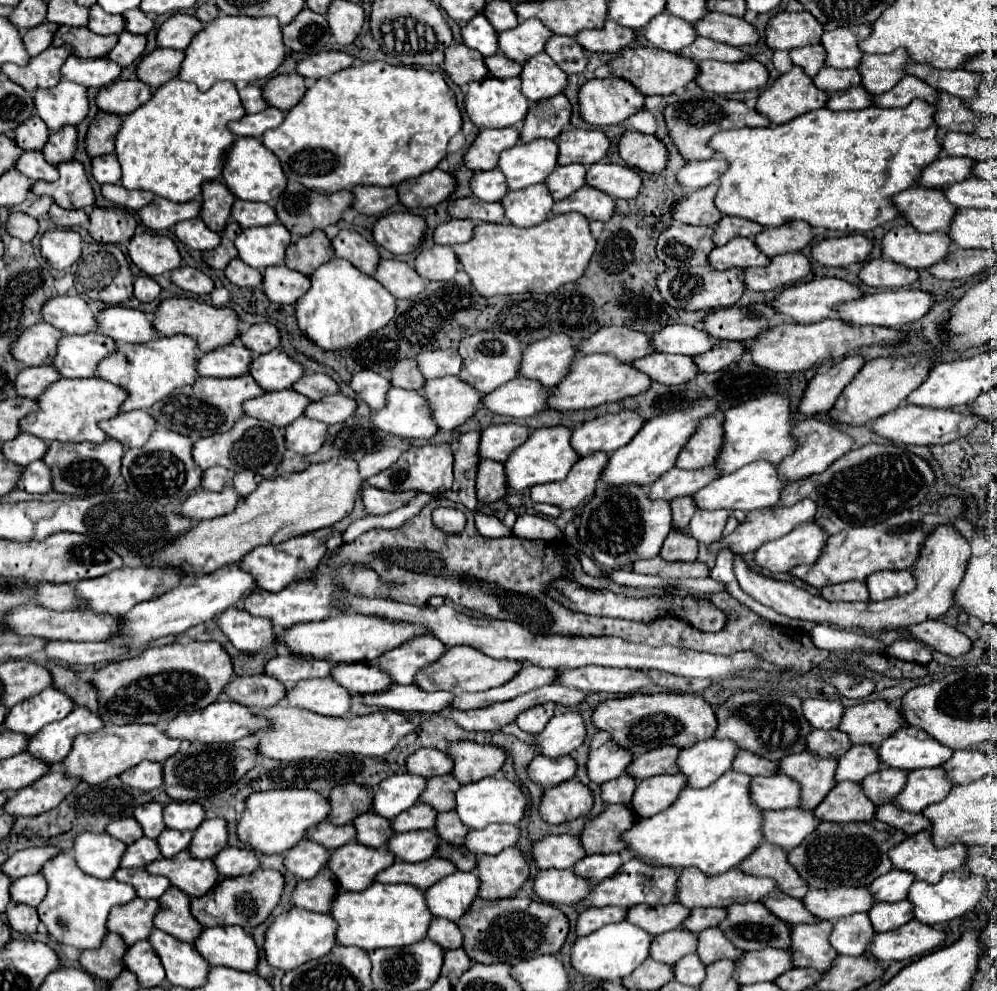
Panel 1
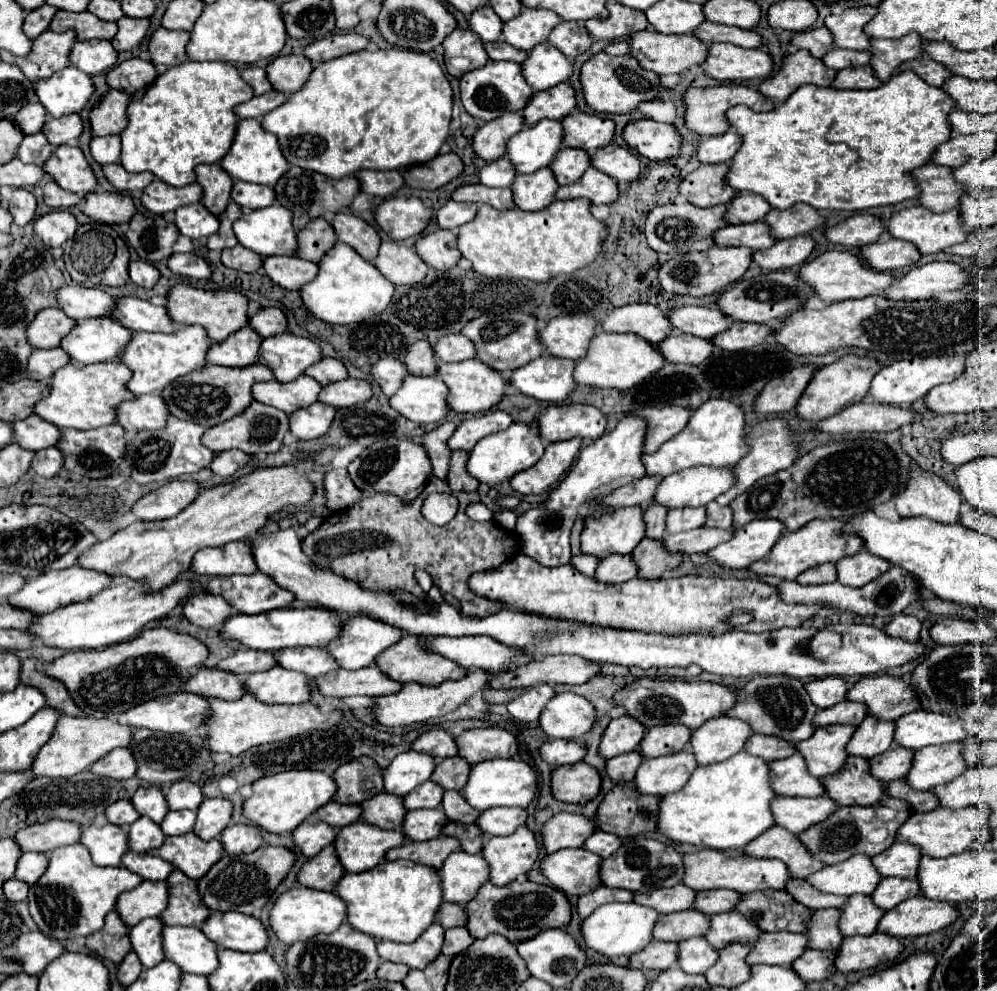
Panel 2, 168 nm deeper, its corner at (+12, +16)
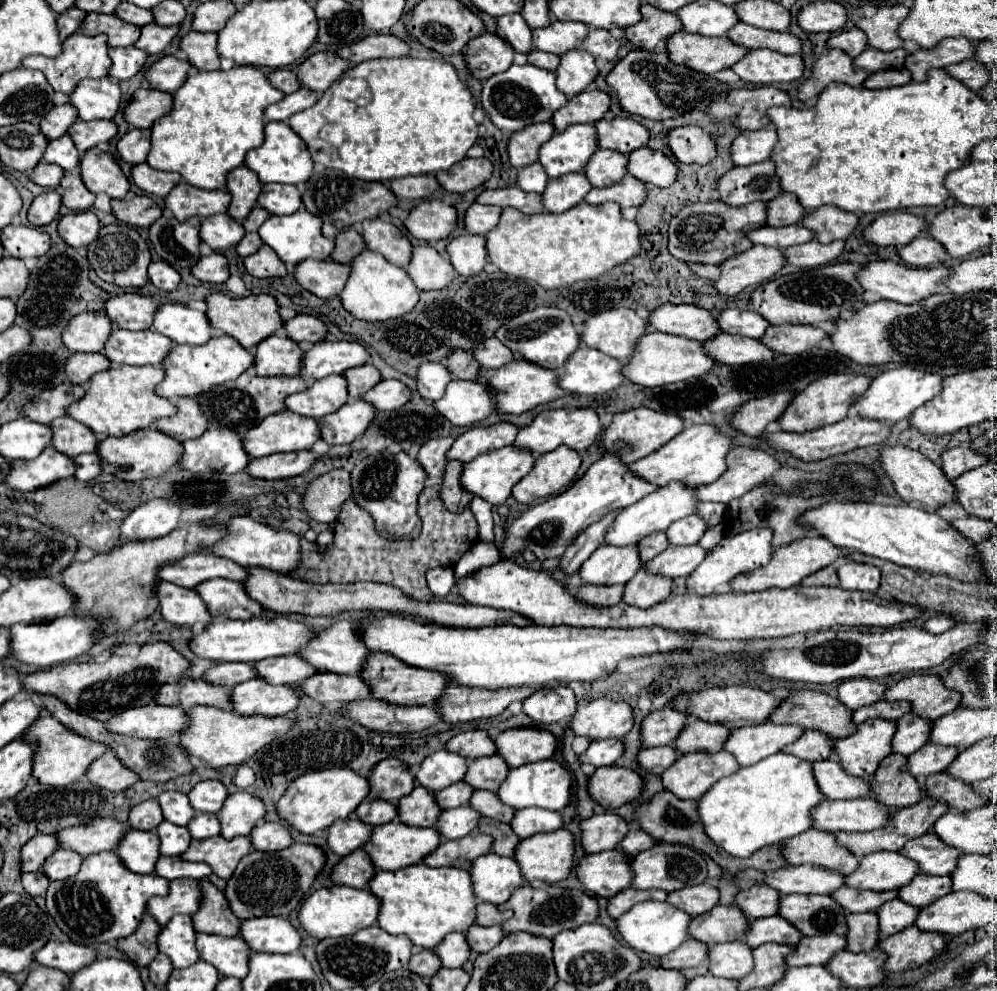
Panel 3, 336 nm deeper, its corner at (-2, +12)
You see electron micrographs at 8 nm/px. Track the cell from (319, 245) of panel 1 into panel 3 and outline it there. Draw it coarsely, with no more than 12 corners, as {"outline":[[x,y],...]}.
{"outline":[[355,228],[335,238],[335,262],[353,262],[365,248]]}

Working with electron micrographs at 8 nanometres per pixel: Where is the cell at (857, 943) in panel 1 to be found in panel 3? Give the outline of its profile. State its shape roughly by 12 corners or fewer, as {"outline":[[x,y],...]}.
{"outline":[[895,898],[879,914],[883,936],[911,926],[919,908]]}

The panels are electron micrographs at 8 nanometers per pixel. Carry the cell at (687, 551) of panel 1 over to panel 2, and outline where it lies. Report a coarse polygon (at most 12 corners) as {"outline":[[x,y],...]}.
{"outline":[[645,538],[633,550],[639,576],[663,578],[683,554]]}

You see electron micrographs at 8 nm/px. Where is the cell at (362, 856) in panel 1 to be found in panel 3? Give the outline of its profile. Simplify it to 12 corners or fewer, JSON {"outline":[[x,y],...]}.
{"outline":[[399,820],[377,826],[363,848],[377,870],[419,864],[437,828]]}

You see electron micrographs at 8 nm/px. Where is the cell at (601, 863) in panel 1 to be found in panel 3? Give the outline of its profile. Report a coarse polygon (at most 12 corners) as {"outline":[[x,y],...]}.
{"outline":[[629,830],[619,850],[633,858],[657,844],[643,830]]}

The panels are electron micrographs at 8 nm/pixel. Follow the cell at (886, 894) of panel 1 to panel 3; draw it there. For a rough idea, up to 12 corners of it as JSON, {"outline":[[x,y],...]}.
{"outline":[[937,834],[911,840],[903,848],[923,874],[949,876],[963,852]]}

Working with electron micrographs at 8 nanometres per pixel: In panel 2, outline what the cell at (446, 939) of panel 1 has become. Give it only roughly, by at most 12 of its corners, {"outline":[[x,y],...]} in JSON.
{"outline":[[443,902],[435,922],[443,928],[463,926],[465,910]]}

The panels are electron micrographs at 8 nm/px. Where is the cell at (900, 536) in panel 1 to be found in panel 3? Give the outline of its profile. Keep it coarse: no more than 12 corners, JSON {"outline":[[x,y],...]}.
{"outline":[[807,536],[767,566],[735,576],[733,592],[791,588],[847,552]]}

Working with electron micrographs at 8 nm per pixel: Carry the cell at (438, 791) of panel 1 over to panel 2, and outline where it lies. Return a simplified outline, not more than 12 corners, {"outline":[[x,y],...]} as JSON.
{"outline":[[459,756],[437,762],[431,780],[443,790],[461,790],[469,762]]}

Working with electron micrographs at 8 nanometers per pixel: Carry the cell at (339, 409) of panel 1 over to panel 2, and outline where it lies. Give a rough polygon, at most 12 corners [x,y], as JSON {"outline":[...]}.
{"outline":[[365,380],[325,386],[317,400],[335,408],[371,396]]}

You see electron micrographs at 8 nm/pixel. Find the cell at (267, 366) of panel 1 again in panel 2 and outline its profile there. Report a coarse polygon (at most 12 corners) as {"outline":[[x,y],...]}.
{"outline":[[289,332],[265,338],[257,360],[279,382],[321,358],[313,340]]}

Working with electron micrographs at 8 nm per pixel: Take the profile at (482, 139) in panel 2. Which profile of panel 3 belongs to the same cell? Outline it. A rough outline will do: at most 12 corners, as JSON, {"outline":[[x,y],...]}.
{"outline":[[551,122],[515,132],[507,152],[515,168],[539,158],[539,148],[555,134]]}

